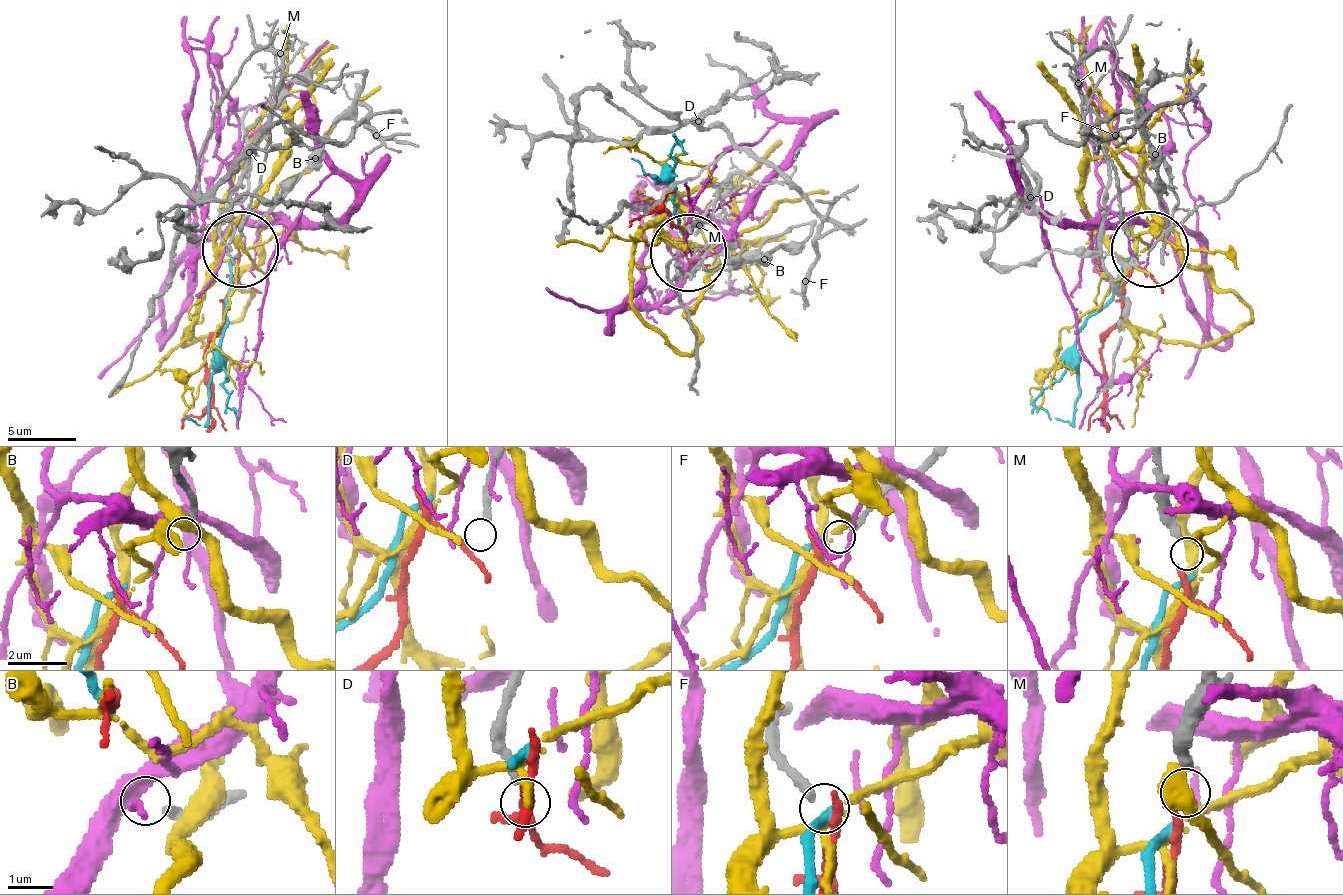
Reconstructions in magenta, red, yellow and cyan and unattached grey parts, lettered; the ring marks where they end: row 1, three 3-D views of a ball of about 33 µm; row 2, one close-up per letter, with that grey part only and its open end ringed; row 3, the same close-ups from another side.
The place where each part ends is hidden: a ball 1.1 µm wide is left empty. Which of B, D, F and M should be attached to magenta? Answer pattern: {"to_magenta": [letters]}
{"to_magenta": []}

